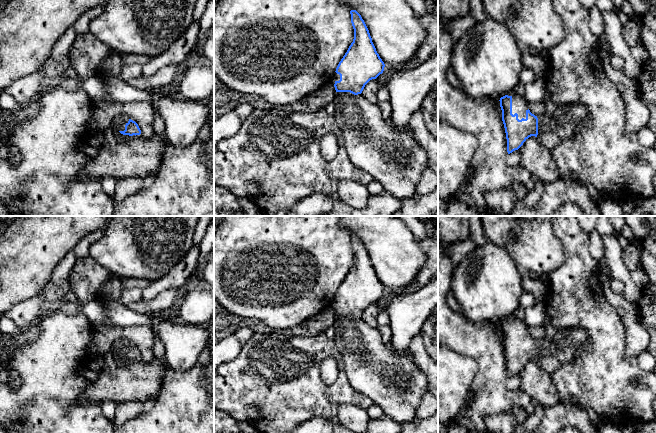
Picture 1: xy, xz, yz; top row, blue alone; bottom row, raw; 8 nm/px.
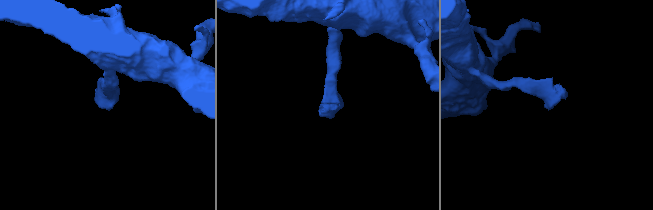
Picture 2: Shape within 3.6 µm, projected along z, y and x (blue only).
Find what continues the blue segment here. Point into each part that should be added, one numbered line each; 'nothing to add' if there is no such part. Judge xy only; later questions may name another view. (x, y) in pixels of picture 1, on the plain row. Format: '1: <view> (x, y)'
1: xy (119, 346)

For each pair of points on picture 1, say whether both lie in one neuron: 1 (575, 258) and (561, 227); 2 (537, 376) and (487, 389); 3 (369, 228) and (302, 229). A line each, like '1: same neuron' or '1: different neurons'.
1: same neuron
2: different neurons
3: different neurons

